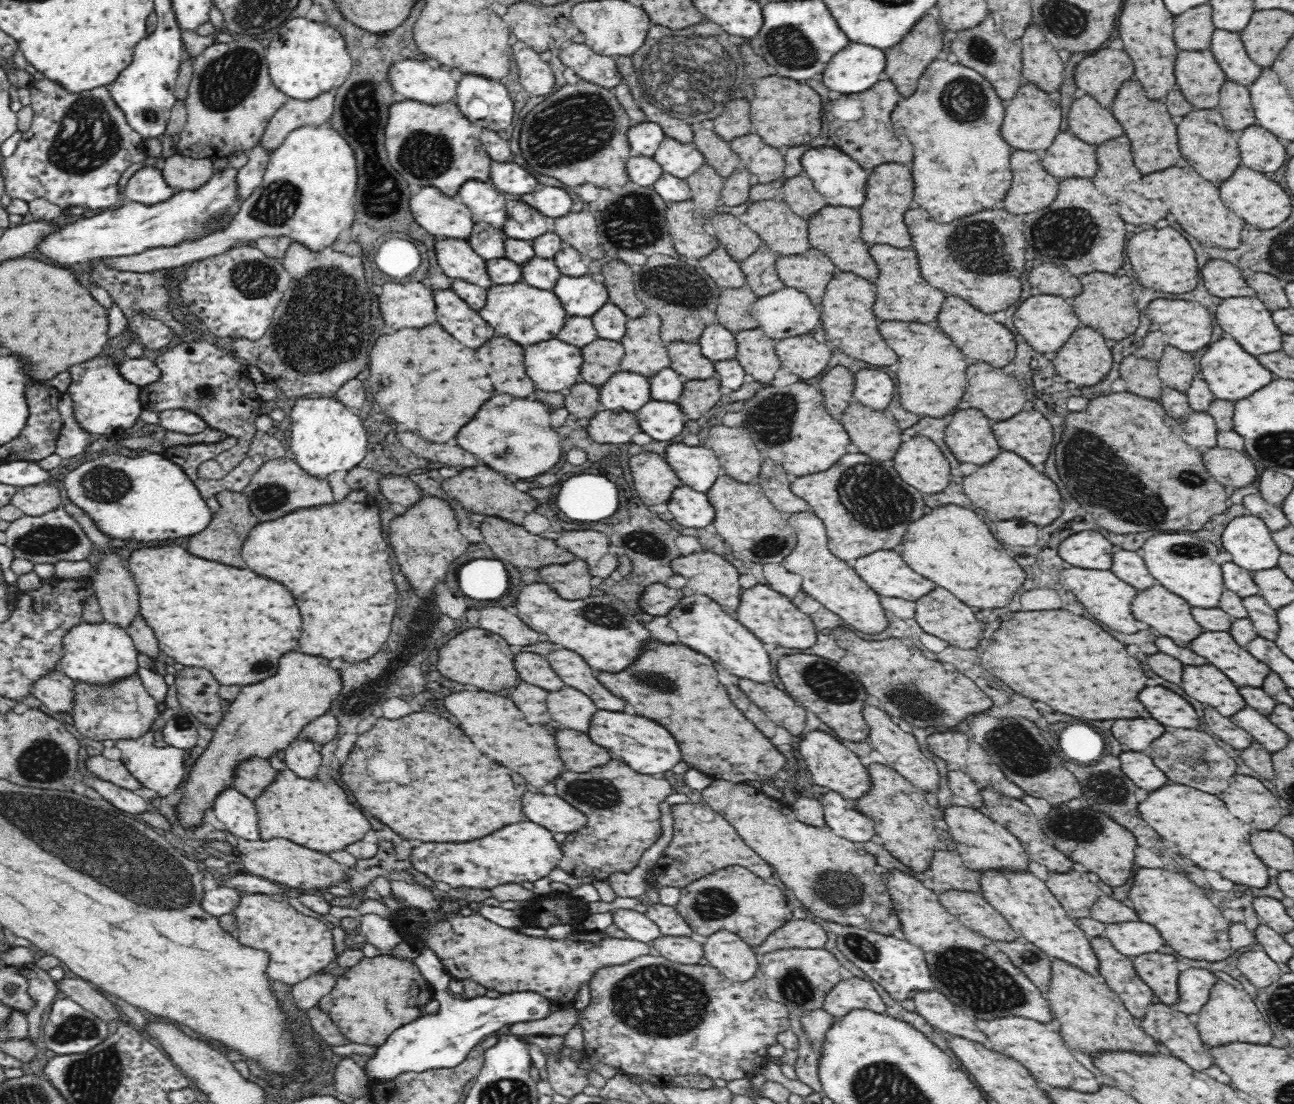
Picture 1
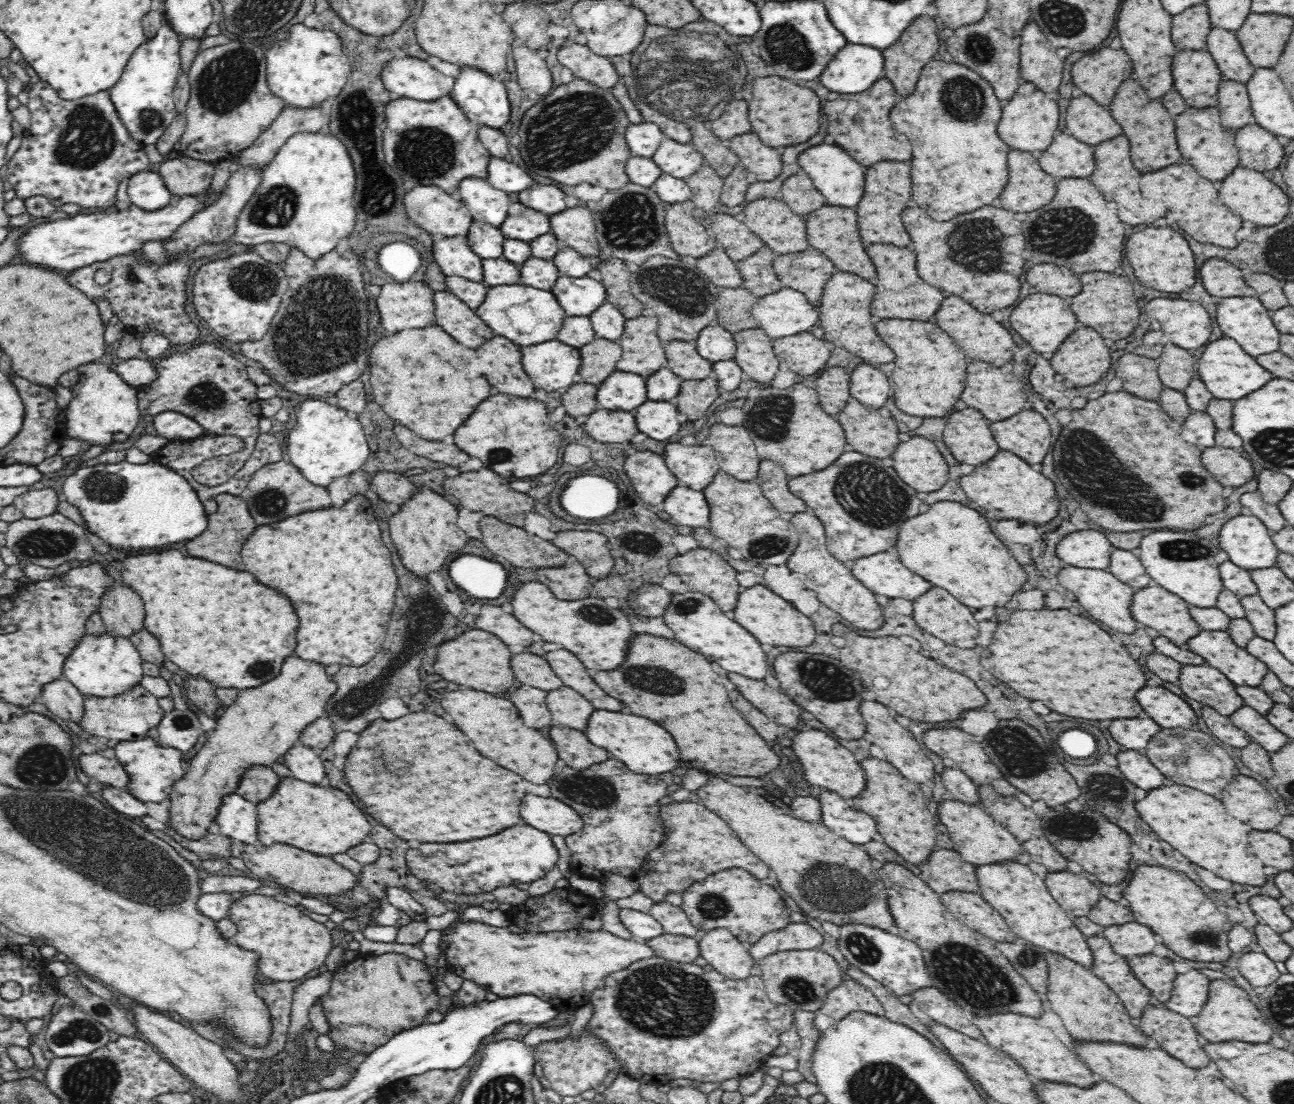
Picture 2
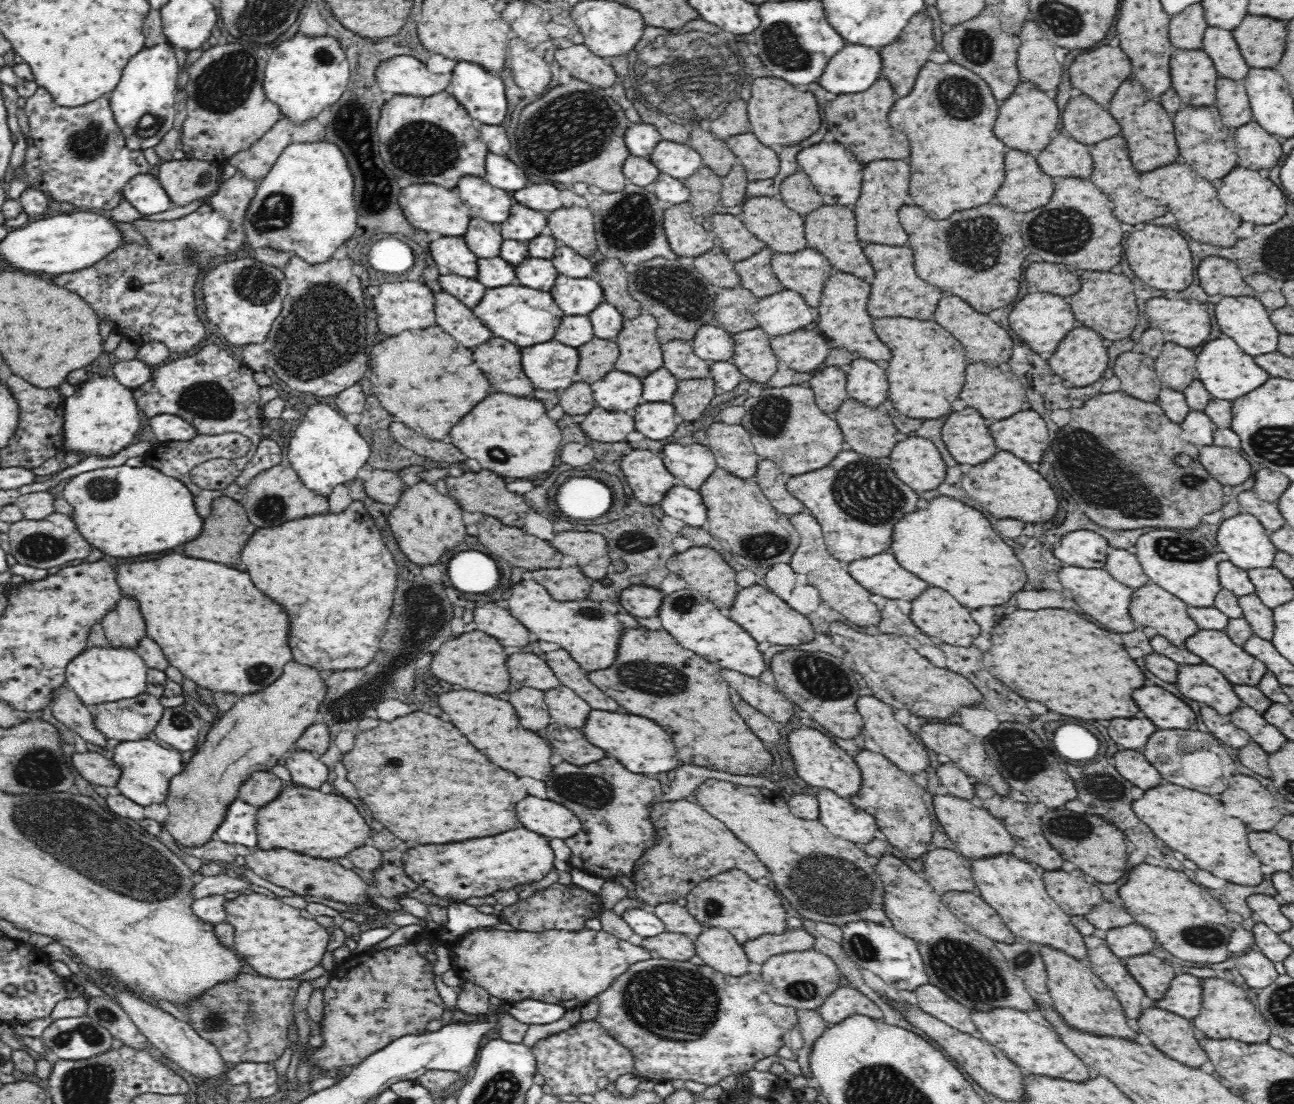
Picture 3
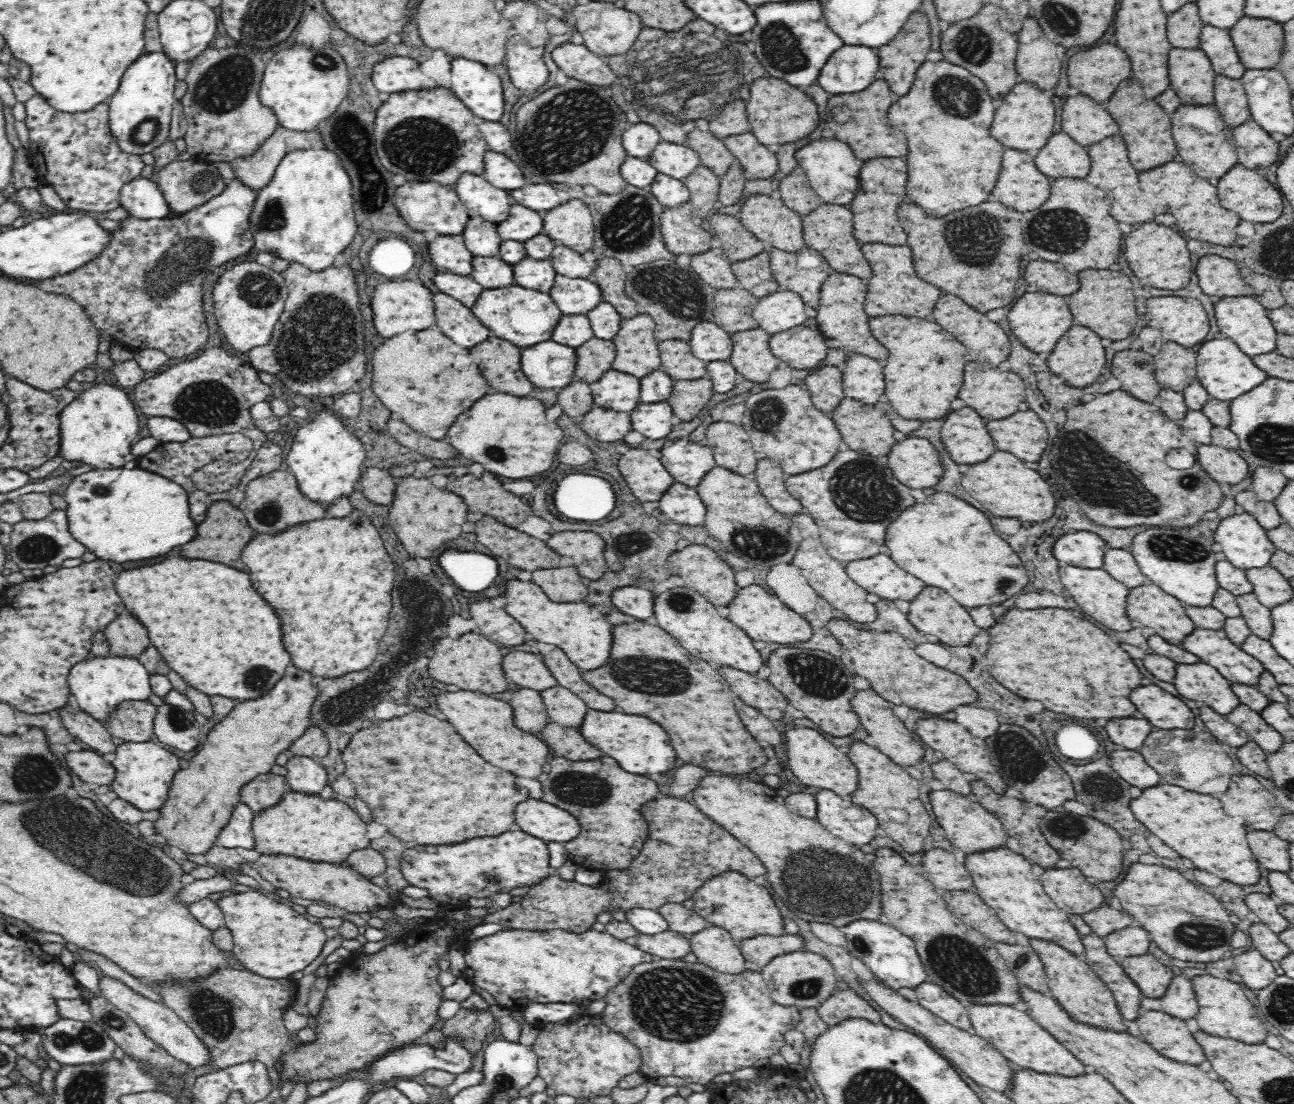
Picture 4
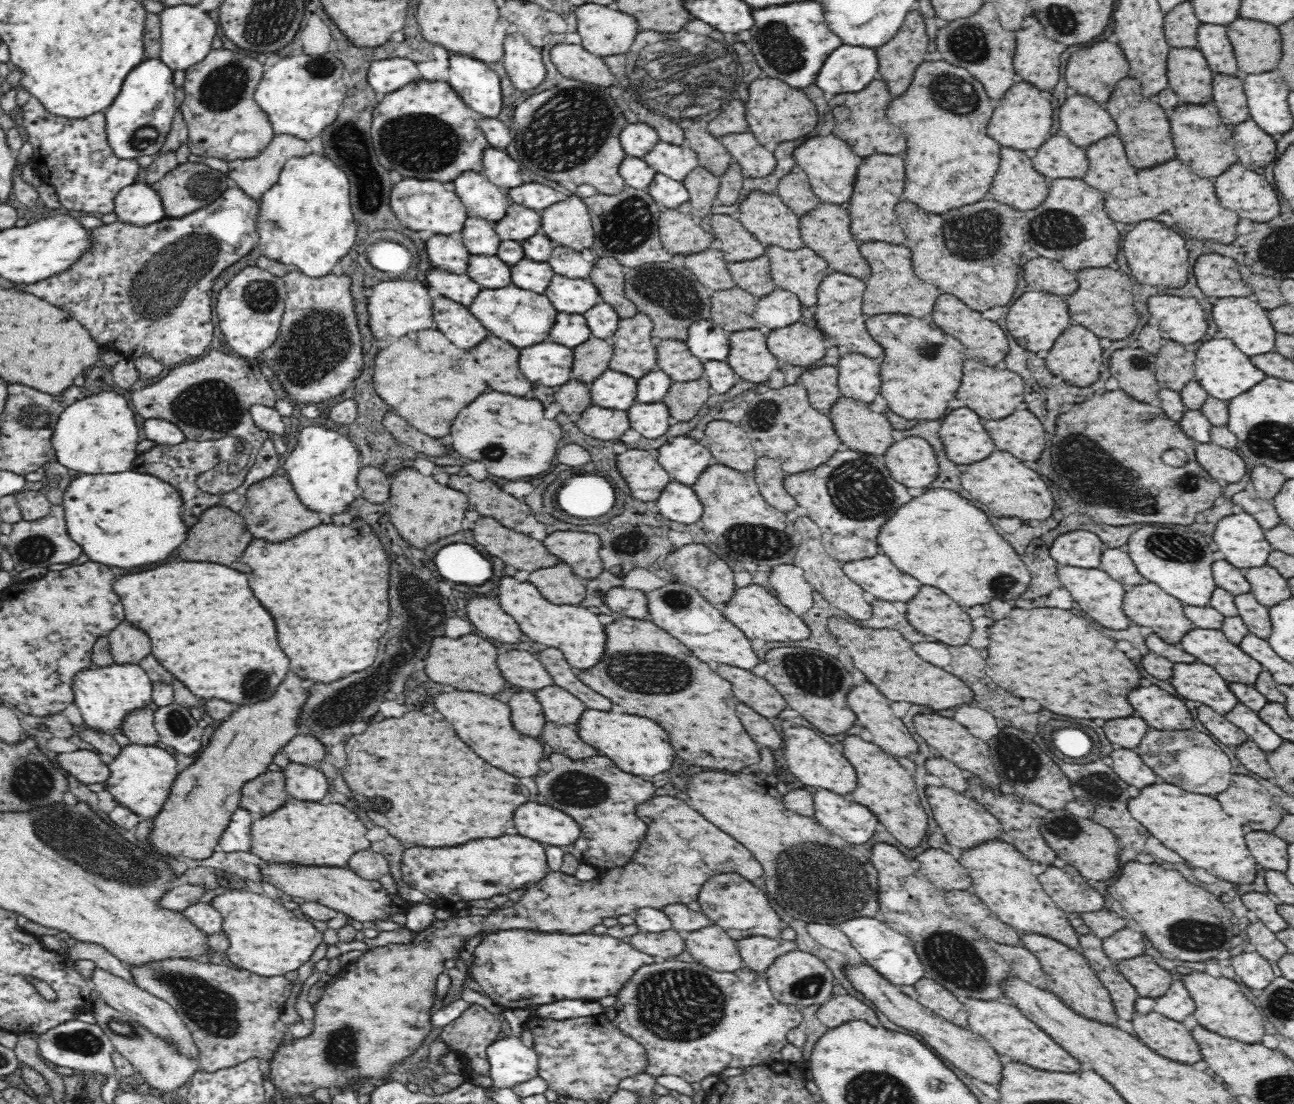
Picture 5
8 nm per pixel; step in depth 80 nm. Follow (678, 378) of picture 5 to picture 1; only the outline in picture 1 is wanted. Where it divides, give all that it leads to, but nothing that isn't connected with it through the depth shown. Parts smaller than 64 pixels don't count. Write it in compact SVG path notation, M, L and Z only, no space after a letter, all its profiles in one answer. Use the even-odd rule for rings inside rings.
M672 341L667 346L668 355L672 358L672 368L678 374L684 374L688 380L704 380L716 374L714 362L702 354L698 342Z

